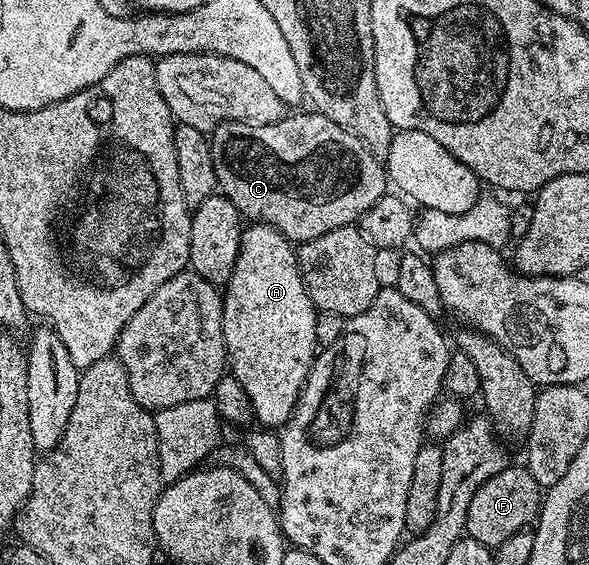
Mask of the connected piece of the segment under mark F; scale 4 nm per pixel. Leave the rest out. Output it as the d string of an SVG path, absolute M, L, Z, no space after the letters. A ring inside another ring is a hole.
M510 464L508 469L499 471L499 475L491 475L479 491L475 491L475 499L471 499L471 507L467 507L466 534L479 543L496 547L507 543L511 535L524 533L536 522L543 500L543 490L539 483L529 474L528 468L520 464Z

